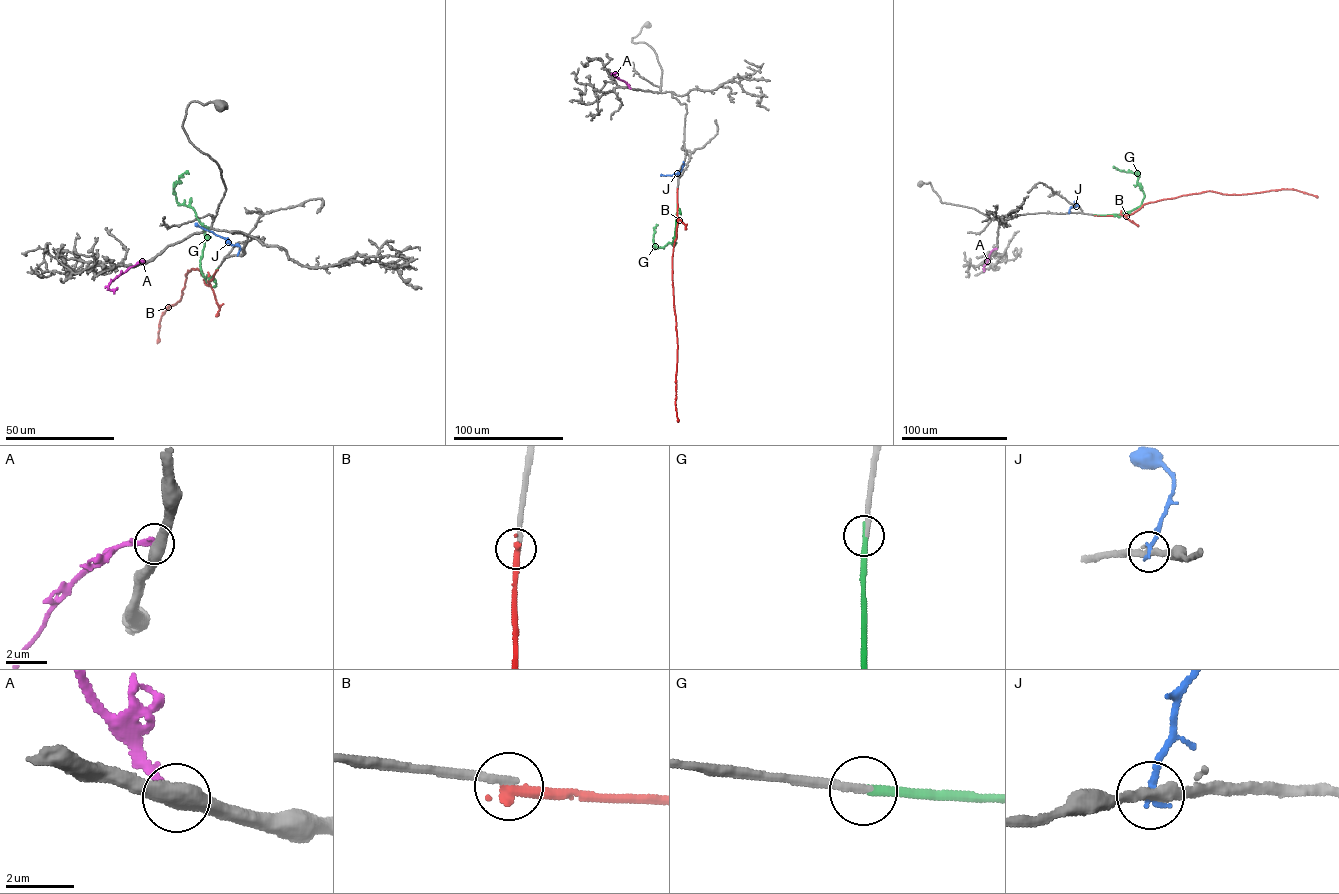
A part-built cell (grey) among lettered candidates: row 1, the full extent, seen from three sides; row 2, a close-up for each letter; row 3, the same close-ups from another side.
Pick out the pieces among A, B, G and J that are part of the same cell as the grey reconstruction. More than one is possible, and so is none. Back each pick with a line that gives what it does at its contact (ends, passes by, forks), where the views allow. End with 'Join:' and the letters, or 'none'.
G: it ends
Join: G

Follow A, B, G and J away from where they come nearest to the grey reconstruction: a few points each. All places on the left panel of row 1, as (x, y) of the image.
A: (144, 262), (141, 260), (108, 286), (110, 290), (117, 287)
B: (217, 269), (208, 286), (201, 271), (188, 270), (180, 299), (169, 305), (161, 315), (157, 343)
G: (217, 268), (209, 279), (201, 273), (205, 233), (195, 210), (178, 203), (173, 191), (180, 177), (189, 174)
J: (237, 255), (240, 247), (195, 223)

